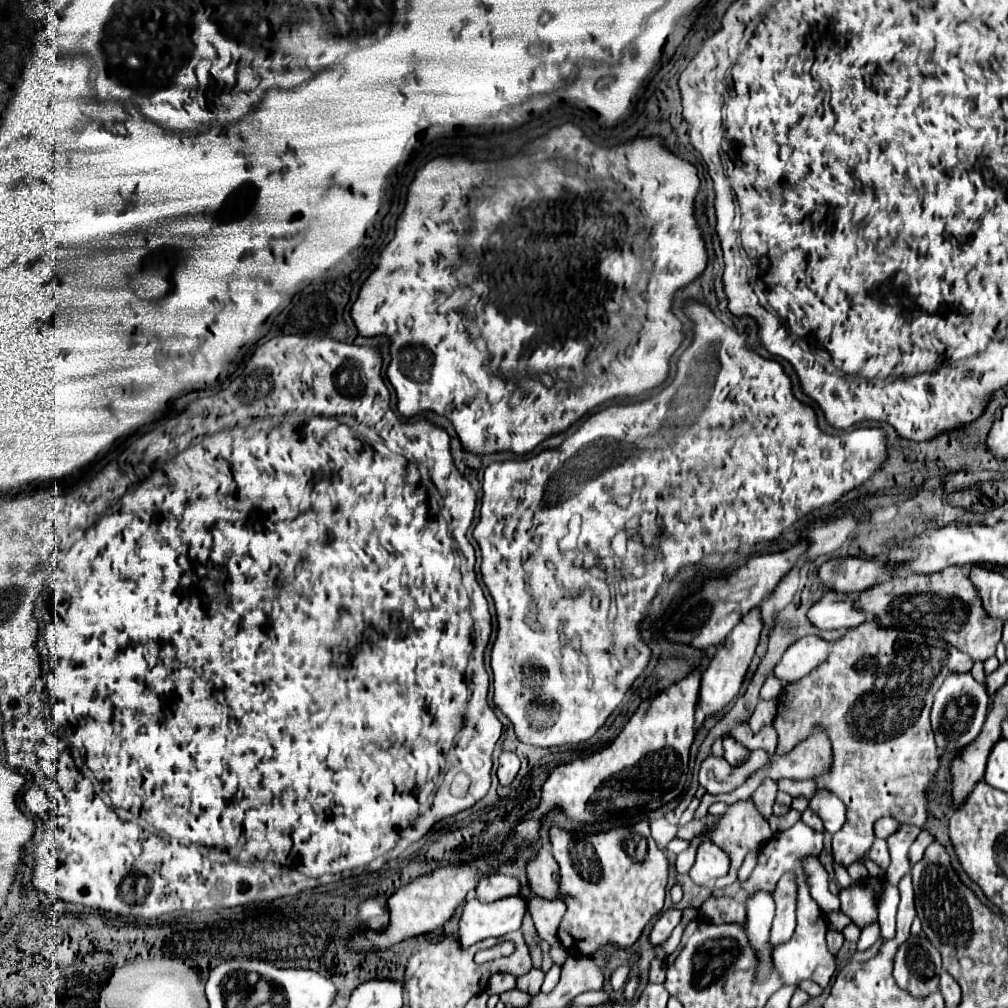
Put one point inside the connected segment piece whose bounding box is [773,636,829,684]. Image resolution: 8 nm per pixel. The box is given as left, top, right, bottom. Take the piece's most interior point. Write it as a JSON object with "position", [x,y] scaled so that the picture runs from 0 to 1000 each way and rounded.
{"position":[794,652]}

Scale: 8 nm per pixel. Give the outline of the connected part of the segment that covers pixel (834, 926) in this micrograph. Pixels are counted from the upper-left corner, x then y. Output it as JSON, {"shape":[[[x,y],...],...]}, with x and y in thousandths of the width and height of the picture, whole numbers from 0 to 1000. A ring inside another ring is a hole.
{"shape":[[[828,903],[828,905],[818,907],[818,913],[820,913],[820,917],[822,917],[824,923],[832,923],[832,925],[834,925],[842,915],[844,915],[844,911],[838,909],[834,903]]]}

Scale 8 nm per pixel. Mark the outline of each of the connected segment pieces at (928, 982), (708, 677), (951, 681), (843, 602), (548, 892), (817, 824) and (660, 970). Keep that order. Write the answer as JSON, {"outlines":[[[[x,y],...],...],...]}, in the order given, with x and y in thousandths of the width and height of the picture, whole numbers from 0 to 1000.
{"outlines":[[[[912,927],[904,929],[890,940],[886,957],[886,969],[892,980],[906,988],[920,988],[932,978],[934,952],[932,944],[922,933]]],[[[749,603],[743,609],[739,609],[735,619],[731,619],[725,625],[725,629],[715,637],[709,653],[699,661],[699,665],[695,669],[695,685],[693,685],[693,700],[697,702],[699,710],[707,710],[707,708],[715,706],[733,688],[733,683],[735,683],[735,677],[739,673],[741,661],[743,661],[743,657],[749,649],[751,639],[753,639],[755,625],[757,625],[755,605]]],[[[963,667],[957,669],[943,669],[938,673],[936,681],[928,688],[928,696],[924,702],[924,720],[928,726],[928,736],[934,744],[945,748],[953,744],[953,740],[959,740],[969,732],[973,726],[973,720],[979,710],[979,700],[981,700],[981,690],[979,683],[975,677],[969,677]]],[[[818,587],[801,607],[805,621],[813,625],[848,623],[858,617],[858,609],[846,605],[846,593],[840,589]]],[[[543,841],[533,843],[523,855],[523,873],[527,885],[531,889],[545,893],[553,891],[553,871],[555,871],[555,863],[553,863],[553,855],[547,849],[547,843]]],[[[801,802],[801,804],[795,808],[795,815],[797,815],[797,817],[801,817],[801,819],[805,819],[807,823],[818,825],[818,821],[814,819],[814,812],[813,812],[805,802]]],[[[648,952],[646,966],[644,966],[644,974],[646,976],[658,976],[660,974],[660,958],[658,958],[656,952]]]]}

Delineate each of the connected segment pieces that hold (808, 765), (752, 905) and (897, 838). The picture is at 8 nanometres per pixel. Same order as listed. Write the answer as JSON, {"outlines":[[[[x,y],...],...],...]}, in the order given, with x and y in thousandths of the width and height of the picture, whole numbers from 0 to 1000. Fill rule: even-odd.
{"outlines":[[[[809,722],[809,726],[807,726],[807,730],[805,732],[801,732],[799,736],[795,736],[789,744],[785,744],[783,748],[779,748],[779,750],[771,750],[771,748],[767,748],[767,752],[765,752],[765,758],[759,758],[757,762],[754,762],[749,767],[747,767],[741,774],[739,774],[739,778],[737,780],[733,780],[731,784],[727,784],[727,786],[715,787],[715,788],[699,788],[697,792],[695,792],[695,796],[693,796],[693,802],[689,804],[689,808],[688,808],[688,813],[695,813],[697,810],[701,810],[701,802],[705,800],[705,798],[713,796],[719,796],[719,798],[727,798],[727,796],[731,796],[731,794],[735,794],[735,792],[743,792],[749,784],[751,784],[751,780],[755,778],[755,776],[763,770],[763,772],[767,772],[767,774],[773,774],[773,772],[787,772],[787,774],[797,774],[797,772],[807,772],[807,770],[813,770],[813,768],[818,768],[820,766],[820,762],[822,762],[822,758],[824,758],[824,738],[822,738],[822,732],[813,724],[813,722]]],[[[751,885],[751,889],[743,889],[739,893],[741,897],[741,923],[743,923],[743,933],[747,938],[753,942],[753,950],[763,948],[761,942],[761,931],[763,931],[763,921],[769,909],[769,895],[761,885]]],[[[892,819],[892,823],[888,827],[884,827],[880,831],[880,837],[882,837],[882,847],[884,847],[884,859],[880,863],[880,869],[878,869],[878,875],[884,877],[884,879],[890,879],[892,871],[900,865],[900,843],[902,839],[908,835],[908,831],[912,829],[912,821],[908,819]]]]}

